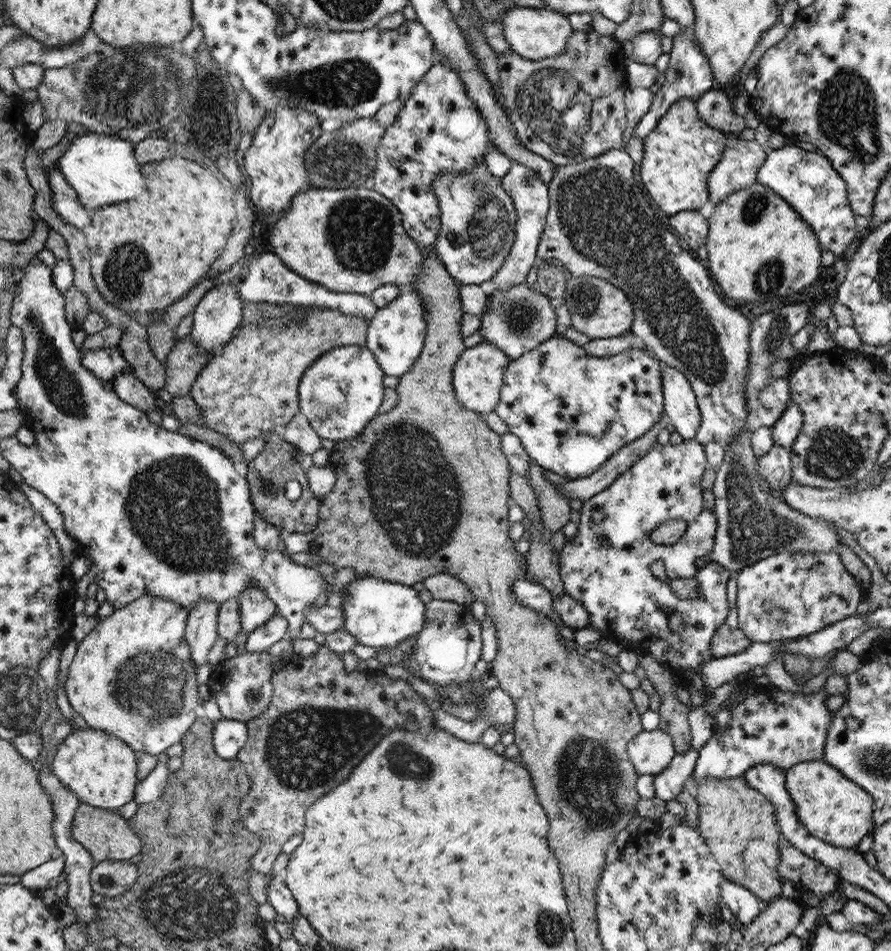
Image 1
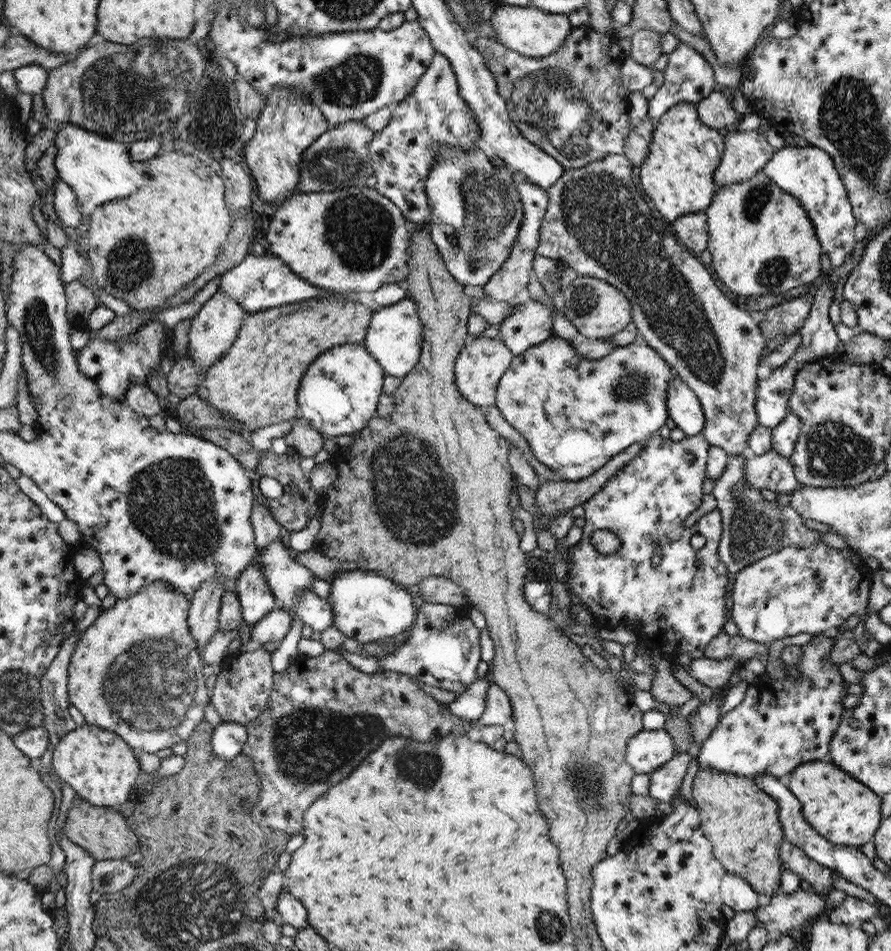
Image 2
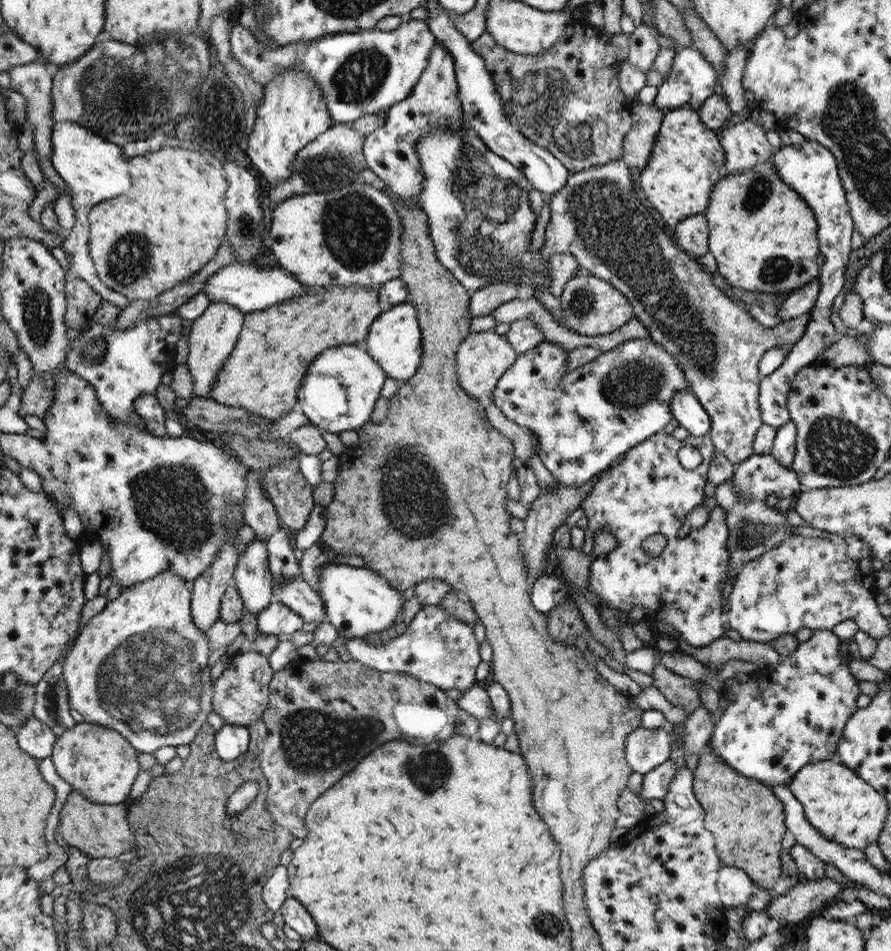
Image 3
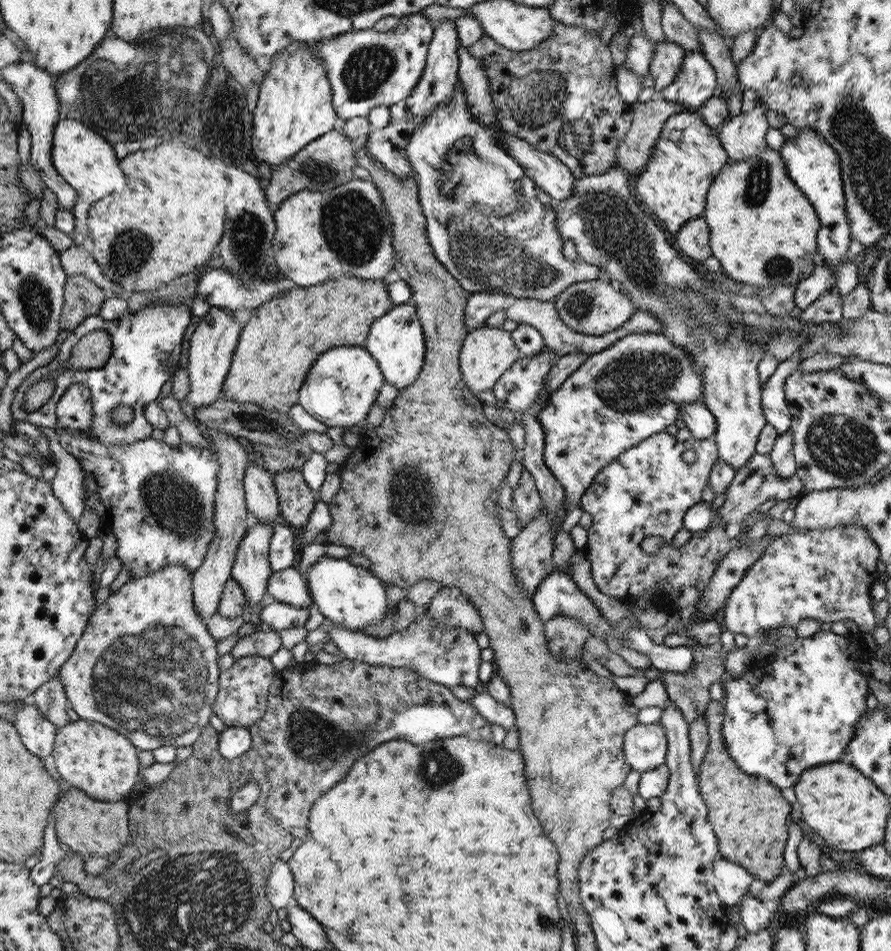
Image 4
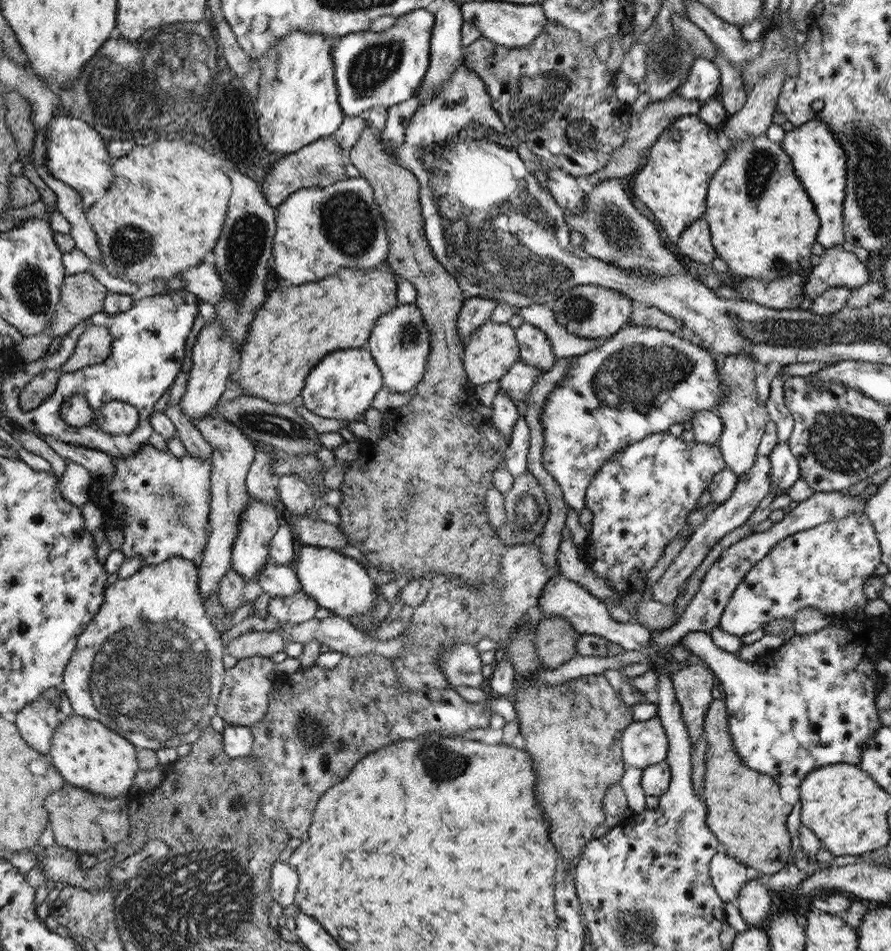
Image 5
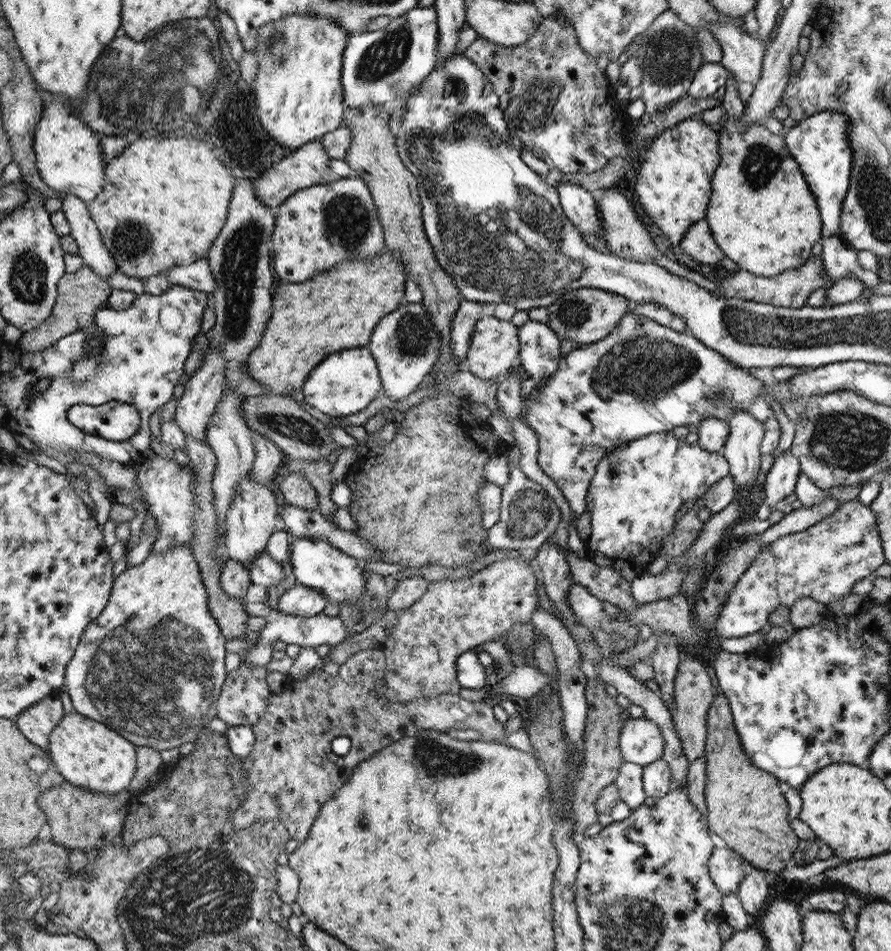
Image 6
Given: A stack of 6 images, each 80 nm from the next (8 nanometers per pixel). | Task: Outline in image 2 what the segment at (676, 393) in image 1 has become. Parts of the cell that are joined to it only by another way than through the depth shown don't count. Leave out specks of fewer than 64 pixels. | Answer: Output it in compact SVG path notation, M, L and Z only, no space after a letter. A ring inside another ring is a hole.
M678 374L669 382L668 413L676 427L686 437L696 436L703 432L705 414L697 394L684 382Z

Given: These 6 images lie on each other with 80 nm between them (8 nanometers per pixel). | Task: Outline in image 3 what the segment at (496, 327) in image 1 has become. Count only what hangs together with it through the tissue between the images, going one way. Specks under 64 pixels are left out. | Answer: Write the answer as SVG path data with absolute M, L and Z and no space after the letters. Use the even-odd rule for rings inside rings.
M523 318L510 323L507 333L510 344L517 353L529 353L545 342L545 332L532 318Z

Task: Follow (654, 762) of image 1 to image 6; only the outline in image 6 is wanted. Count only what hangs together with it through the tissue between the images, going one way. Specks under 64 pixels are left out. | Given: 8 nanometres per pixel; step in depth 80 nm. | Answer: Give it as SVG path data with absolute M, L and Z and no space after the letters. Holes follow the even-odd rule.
M630 717L624 725L618 742L625 762L644 767L661 759L664 737L658 725L645 717Z

